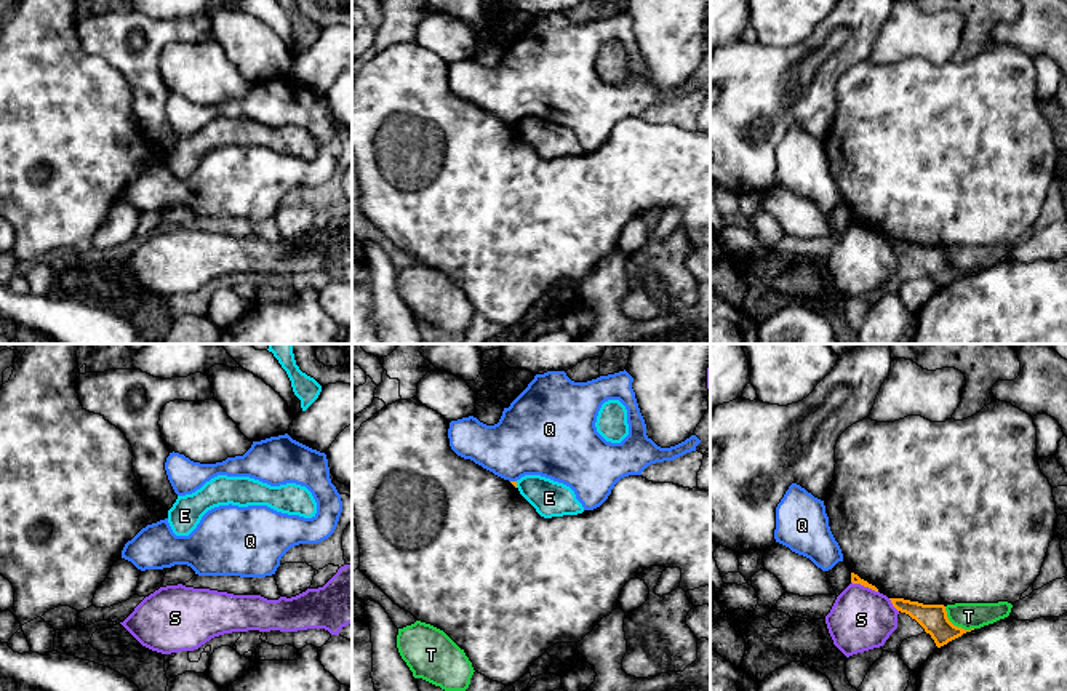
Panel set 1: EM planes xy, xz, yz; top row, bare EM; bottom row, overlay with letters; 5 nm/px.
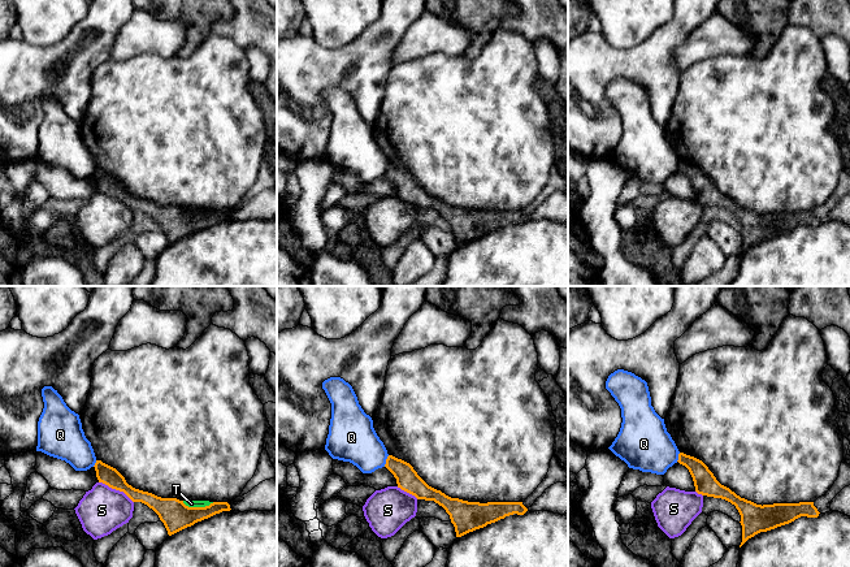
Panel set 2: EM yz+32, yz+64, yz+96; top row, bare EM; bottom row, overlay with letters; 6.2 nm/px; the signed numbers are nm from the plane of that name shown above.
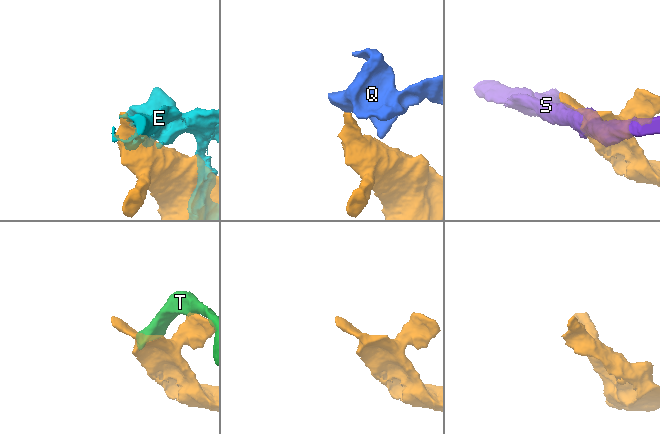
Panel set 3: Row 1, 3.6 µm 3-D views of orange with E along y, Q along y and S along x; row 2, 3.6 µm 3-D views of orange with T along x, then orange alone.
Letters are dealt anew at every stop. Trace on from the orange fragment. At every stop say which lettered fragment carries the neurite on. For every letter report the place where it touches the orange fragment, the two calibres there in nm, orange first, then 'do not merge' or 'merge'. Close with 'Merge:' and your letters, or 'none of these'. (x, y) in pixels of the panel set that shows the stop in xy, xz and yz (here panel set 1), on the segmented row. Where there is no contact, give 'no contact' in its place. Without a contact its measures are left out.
E: meets orange in xz at (515, 485); 20 nm thick on the orange side, 180 nm on the other; do not merge
Q: meets orange in xz at (514, 482); 20 nm thick on the orange side, 380 nm on the other; do not merge
S: meets orange in yz at (864, 586); 50 nm thick on the orange side, 320 nm on the other; do not merge
T: meets orange in yz at (955, 626); 140 nm thick on the orange side, 130 nm on the other; do not merge
Merge: none of these

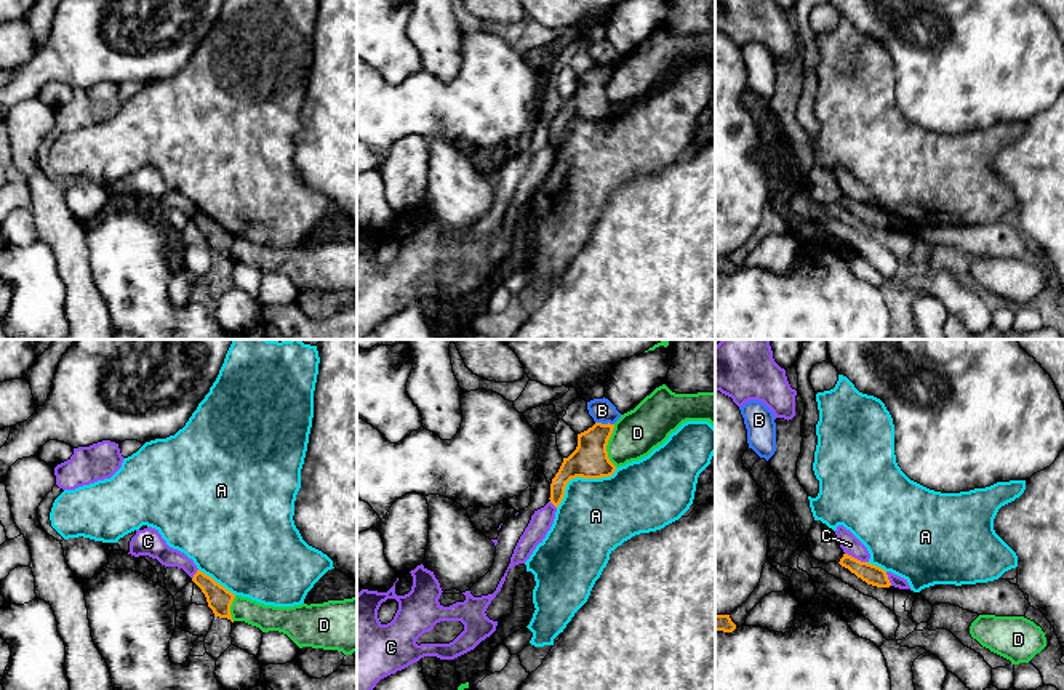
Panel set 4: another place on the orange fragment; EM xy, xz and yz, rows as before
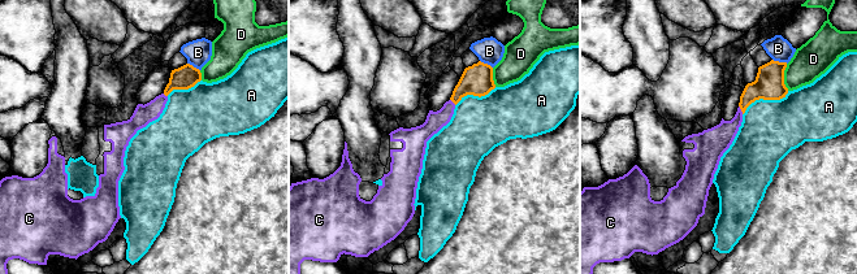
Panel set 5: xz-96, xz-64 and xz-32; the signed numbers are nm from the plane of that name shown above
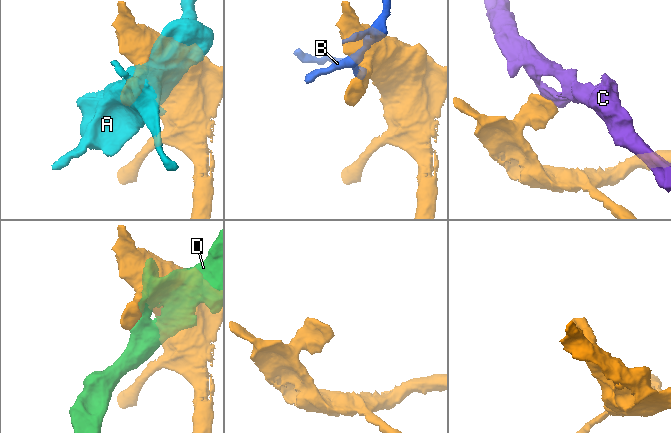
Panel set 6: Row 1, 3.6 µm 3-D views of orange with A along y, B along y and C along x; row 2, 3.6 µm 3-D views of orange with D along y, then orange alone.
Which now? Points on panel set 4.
A: meets orange in xz at (580, 476); 180 nm thick on the orange side, 380 nm on the other; do not merge
B: meets orange in xz at (605, 425); 180 nm thick on the orange side, 120 nm on the other; do not merge
C: meets orange in yz at (856, 559); 100 nm thick on the orange side, 90 nm on the other; do not merge
D: meets orange in xz at (607, 444); 180 nm thick on the orange side, 240 nm on the other; do not merge
Merge: none of these

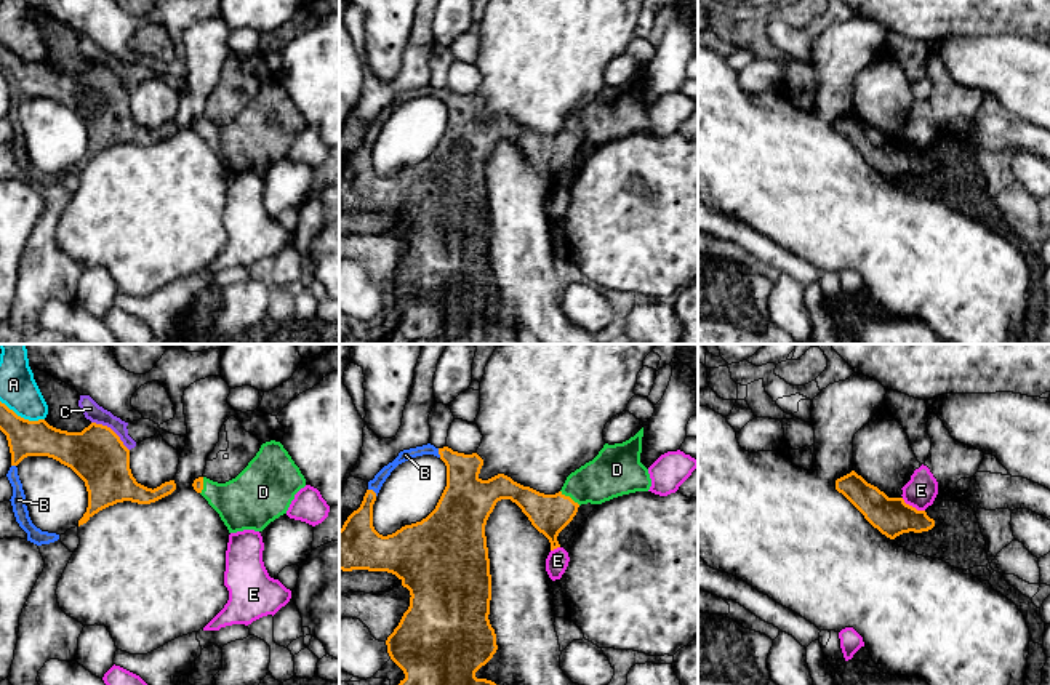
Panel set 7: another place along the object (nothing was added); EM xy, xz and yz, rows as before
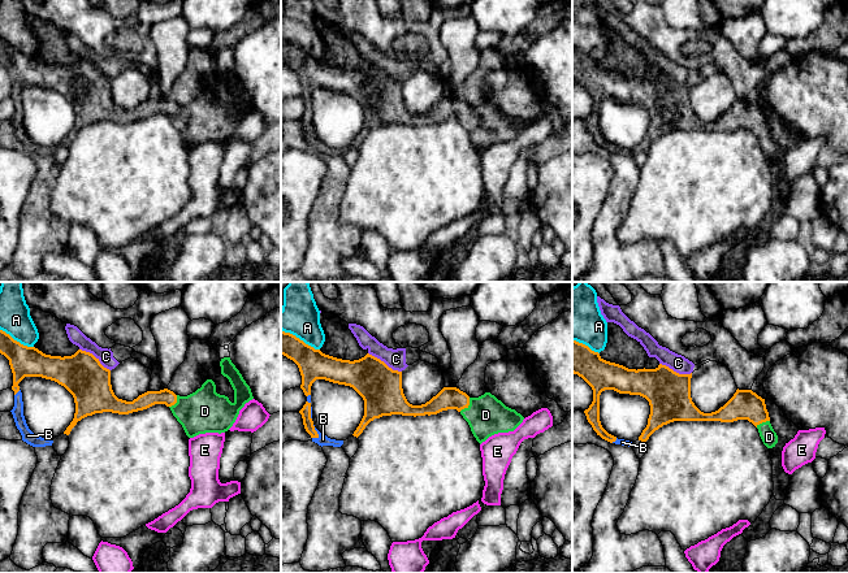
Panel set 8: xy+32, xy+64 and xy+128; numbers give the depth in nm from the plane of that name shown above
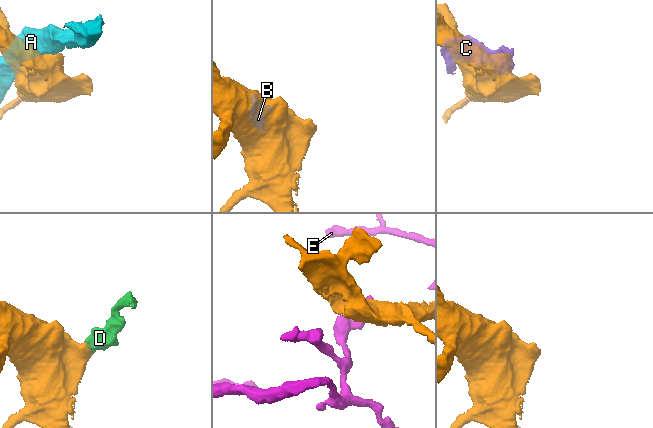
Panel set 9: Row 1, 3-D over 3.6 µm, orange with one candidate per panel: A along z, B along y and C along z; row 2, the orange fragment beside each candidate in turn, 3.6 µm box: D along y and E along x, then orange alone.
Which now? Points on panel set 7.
A: meets orange in xy at (23, 418); 180 nm thick on the orange side, 190 nm on the other; do not merge
B: meets orange in xz at (373, 492); 200 nm thick on the orange side, 60 nm on the other; merge
C: meets orange in xy at (112, 431); 280 nm thick on the orange side, 90 nm on the other; do not merge
D: meets orange in xz at (569, 496); 200 nm thick on the orange side, 240 nm on the other; merge
E: meets orange in yz at (911, 506); 190 nm thick on the orange side, 160 nm on the other; do not merge
Merge: B, D

